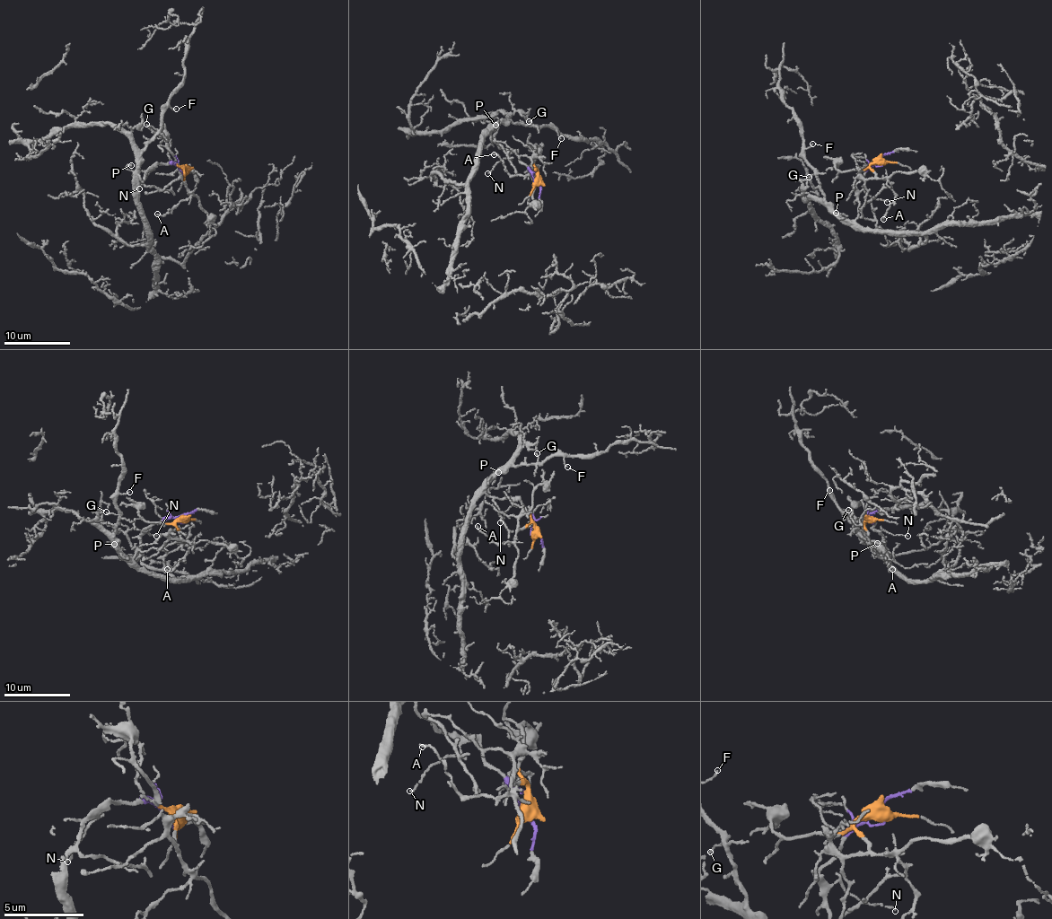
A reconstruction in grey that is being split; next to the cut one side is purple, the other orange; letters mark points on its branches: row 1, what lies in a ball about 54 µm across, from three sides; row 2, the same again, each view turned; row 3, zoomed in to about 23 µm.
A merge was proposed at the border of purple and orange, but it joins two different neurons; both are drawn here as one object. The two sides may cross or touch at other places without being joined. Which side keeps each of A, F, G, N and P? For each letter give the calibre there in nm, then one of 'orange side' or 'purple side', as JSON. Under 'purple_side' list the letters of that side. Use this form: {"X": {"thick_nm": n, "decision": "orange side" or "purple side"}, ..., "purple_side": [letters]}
{"A": {"thick_nm": 100, "decision": "orange side"}, "F": {"thick_nm": 110, "decision": "purple side"}, "G": {"thick_nm": 110, "decision": "purple side"}, "N": {"thick_nm": 110, "decision": "purple side"}, "P": {"thick_nm": 160, "decision": "purple side"}, "purple_side": ["F", "G", "N", "P"]}

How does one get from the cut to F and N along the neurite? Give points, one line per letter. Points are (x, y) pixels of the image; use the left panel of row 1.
F: (181, 167), (162, 162), (140, 186), (135, 183), (166, 108), (176, 109)
N: (181, 167), (171, 161), (155, 165), (138, 188)

